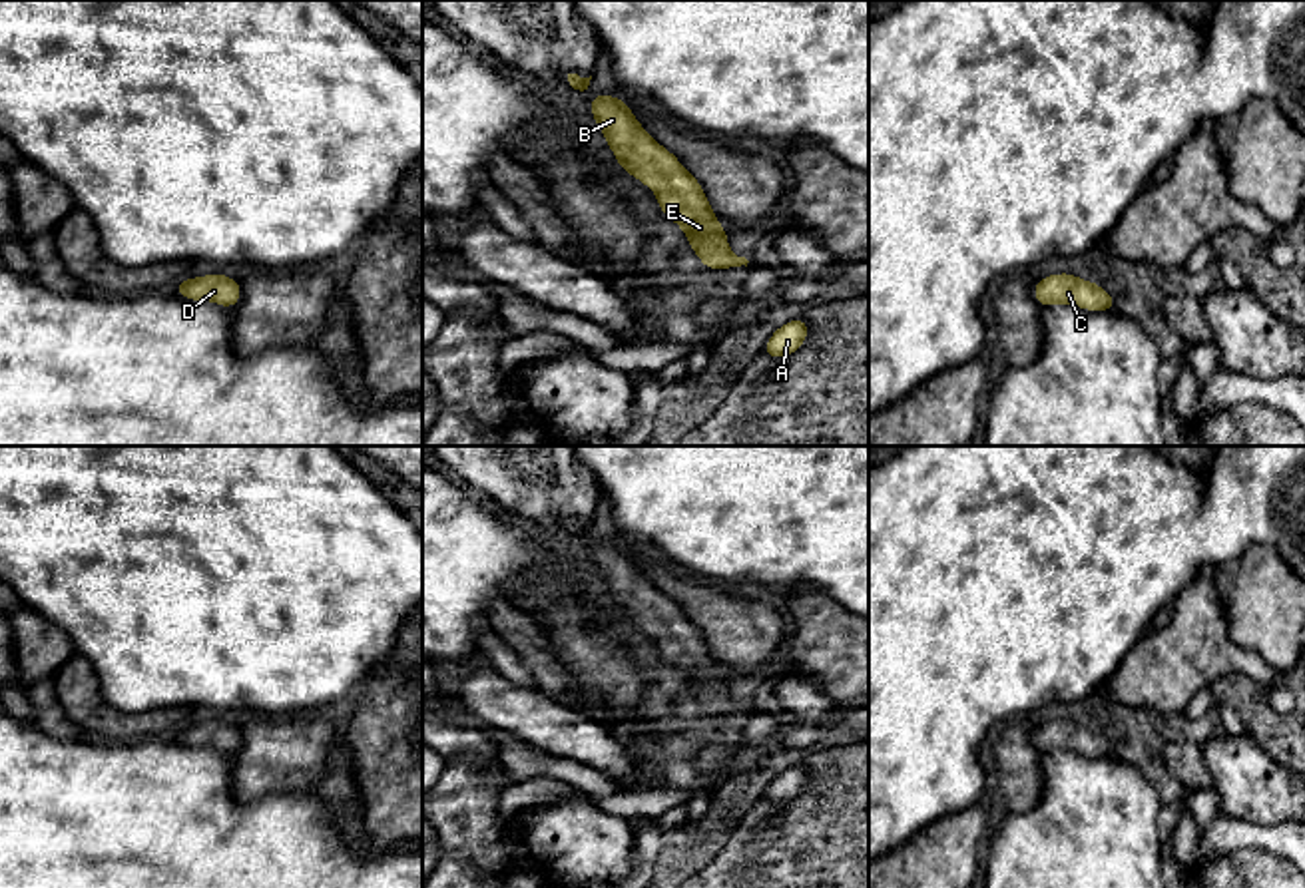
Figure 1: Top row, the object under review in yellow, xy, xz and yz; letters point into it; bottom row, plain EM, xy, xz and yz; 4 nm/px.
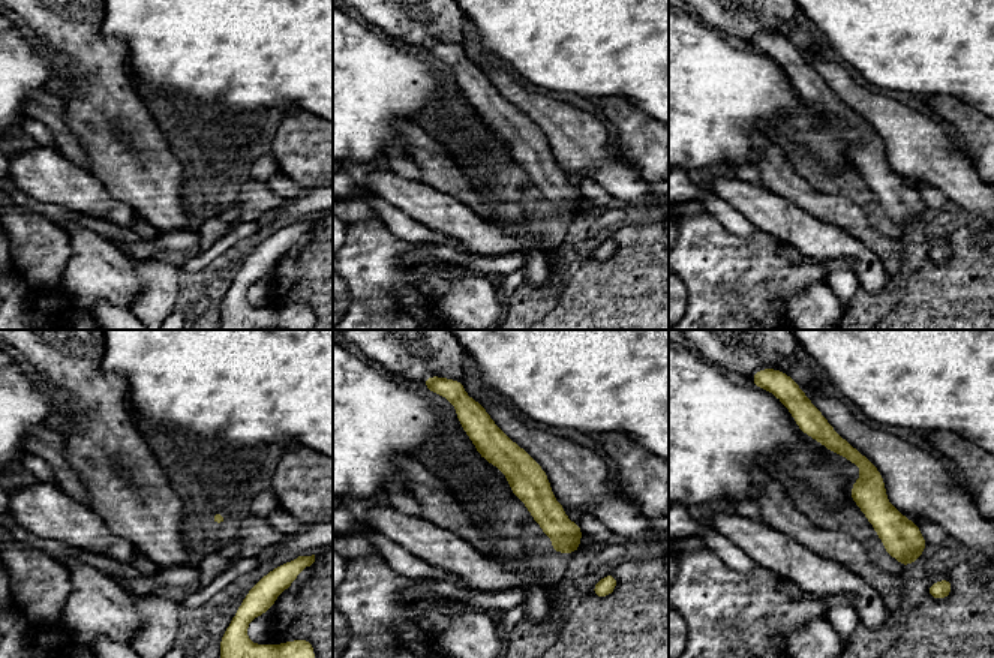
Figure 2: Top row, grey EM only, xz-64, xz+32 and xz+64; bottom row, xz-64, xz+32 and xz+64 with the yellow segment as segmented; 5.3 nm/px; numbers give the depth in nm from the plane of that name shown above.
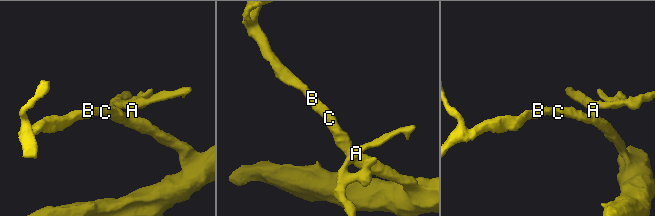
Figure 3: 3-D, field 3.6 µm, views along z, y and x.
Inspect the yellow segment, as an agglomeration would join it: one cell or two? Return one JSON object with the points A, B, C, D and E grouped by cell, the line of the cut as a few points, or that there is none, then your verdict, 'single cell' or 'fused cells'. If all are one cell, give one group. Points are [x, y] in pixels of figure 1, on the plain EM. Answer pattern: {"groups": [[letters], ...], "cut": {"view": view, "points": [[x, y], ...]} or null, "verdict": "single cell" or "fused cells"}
{"groups": [["A", "B", "C", "D", "E"]], "cut": null, "verdict": "single cell"}

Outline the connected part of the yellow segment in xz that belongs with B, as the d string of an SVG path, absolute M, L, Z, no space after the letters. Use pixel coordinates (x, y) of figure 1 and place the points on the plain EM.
M602 540L592 542L590 550L618 611L655 639L659 655L685 679L703 715L747 713L749 707L729 695L727 677L717 667L701 629L642 573L626 548Z

